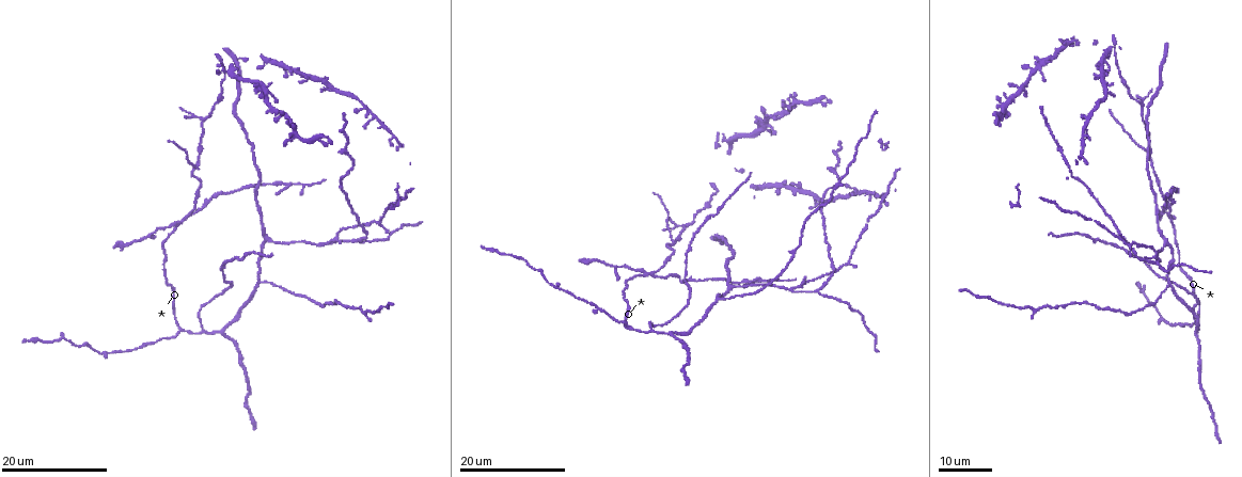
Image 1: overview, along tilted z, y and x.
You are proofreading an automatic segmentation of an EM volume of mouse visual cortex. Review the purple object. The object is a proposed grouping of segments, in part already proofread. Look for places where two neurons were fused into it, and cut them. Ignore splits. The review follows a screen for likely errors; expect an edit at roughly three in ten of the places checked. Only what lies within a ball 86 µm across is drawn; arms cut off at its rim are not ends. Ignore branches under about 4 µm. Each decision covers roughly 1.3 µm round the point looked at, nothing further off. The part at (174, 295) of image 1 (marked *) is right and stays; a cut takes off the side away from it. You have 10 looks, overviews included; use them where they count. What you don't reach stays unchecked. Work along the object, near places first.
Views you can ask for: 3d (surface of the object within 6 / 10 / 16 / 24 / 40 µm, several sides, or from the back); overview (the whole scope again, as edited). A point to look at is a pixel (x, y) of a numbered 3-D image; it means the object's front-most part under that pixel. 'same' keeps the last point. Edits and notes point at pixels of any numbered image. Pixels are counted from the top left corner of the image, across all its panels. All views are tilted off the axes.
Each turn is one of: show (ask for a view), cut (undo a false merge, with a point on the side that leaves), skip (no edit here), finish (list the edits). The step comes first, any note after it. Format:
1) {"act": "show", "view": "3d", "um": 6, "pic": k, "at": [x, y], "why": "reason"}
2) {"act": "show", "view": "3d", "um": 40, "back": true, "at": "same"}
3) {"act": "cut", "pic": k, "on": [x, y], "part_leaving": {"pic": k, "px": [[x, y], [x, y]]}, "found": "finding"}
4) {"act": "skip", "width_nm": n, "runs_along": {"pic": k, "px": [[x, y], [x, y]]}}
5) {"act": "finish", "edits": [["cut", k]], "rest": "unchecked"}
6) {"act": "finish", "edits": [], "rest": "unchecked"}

{"act": "show", "view": "3d", "um": 16, "pic": 1, "at": [179, 222], "why": "three arms meet"}

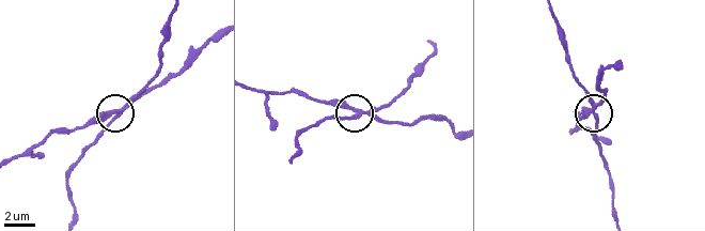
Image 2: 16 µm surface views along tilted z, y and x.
{"act": "show", "view": "3d", "um": 10, "pic": 2, "at": [357, 113]}

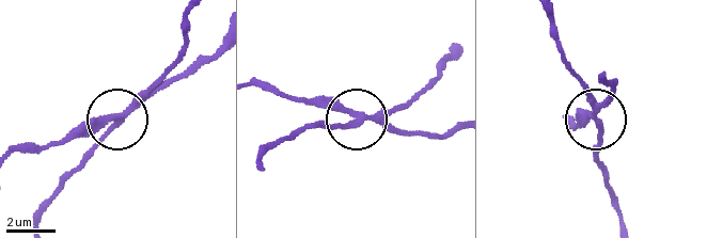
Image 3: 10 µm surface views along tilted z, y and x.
{"act": "show", "view": "3d", "um": 6, "pic": 3, "at": [356, 118]}

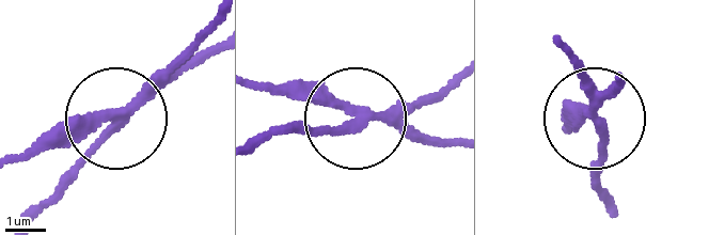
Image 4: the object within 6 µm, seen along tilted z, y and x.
{"act": "cut", "pic": 4, "on": [84, 128], "arms": 3, "part_leaving": {"pic": 4, "px": [[139, 100], [210, 59]]}, "found": "a second neuron is stuck on"}

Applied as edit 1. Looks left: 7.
{"act": "show", "view": "overview"}

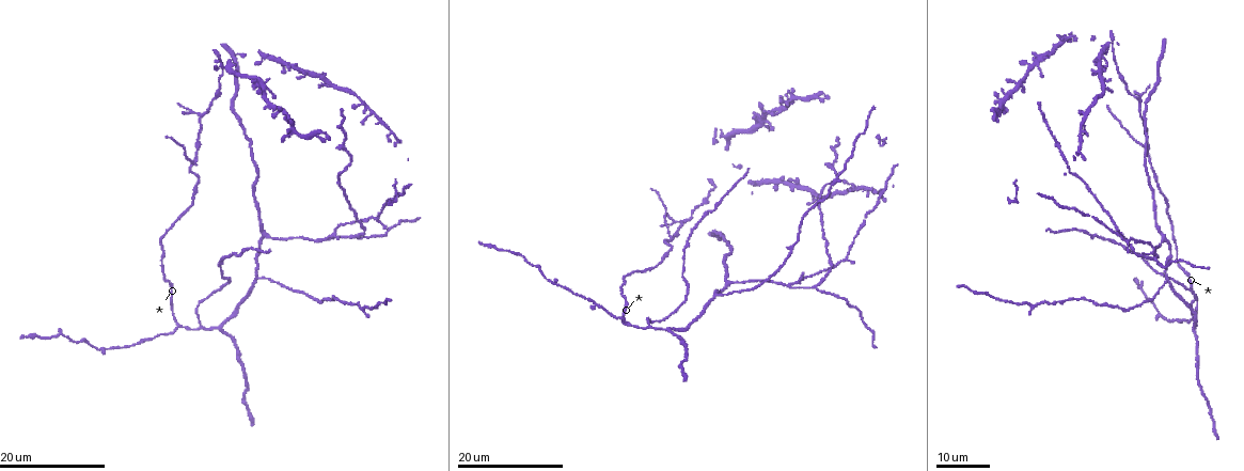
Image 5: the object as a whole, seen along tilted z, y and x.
{"act": "show", "view": "3d", "um": 24, "pic": 5, "at": [258, 276], "why": "three-way junction"}

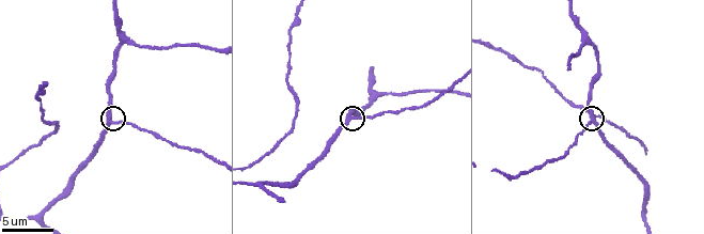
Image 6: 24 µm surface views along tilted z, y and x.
{"act": "show", "view": "3d", "um": 10, "pic": 6, "at": [109, 119]}

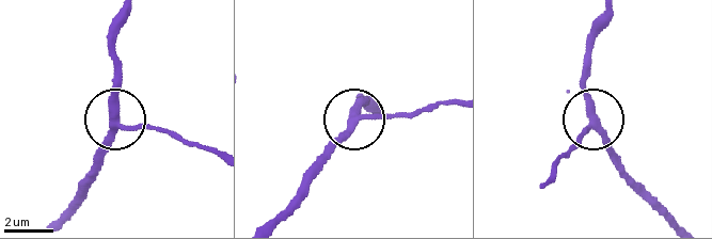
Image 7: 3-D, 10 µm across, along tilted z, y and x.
{"act": "skip", "arms": 3, "runs_along": {"pic": 7, "px": [[275, 220], [356, 118], [414, 115]]}, "found": "one neuron here"}

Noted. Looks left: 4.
{"act": "show", "view": "3d", "um": 24, "pic": 5, "at": [201, 112], "why": "arms part here"}

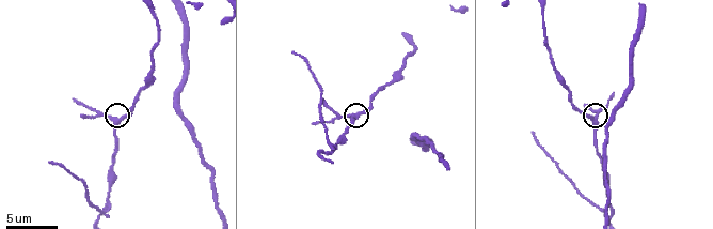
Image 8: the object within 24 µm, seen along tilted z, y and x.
{"act": "show", "view": "3d", "um": 6, "pic": 8, "at": [358, 114], "why": "zoom in"}

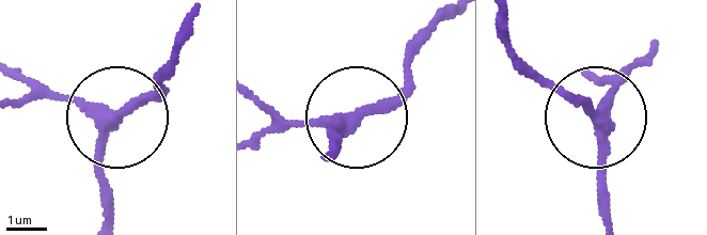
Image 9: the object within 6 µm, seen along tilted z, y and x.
{"act": "show", "view": "3d", "um": 6, "back": true, "pic": 9, "at": [112, 117]}

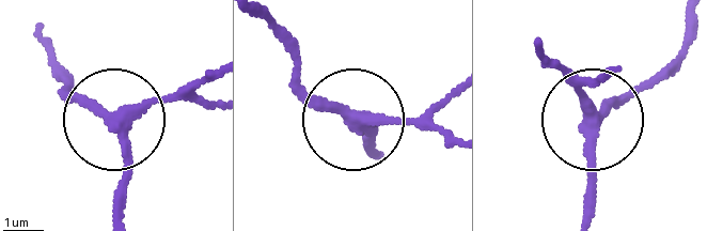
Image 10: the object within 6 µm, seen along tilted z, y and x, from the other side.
{"act": "skip", "width_nm": 270, "runs_along": {"pic": 10, "px": [[374, 149], [361, 113], [436, 124]]}, "found": "all the same neuron"}

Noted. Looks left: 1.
{"act": "show", "view": "3d", "um": 16, "pic": 6, "at": [377, 95], "why": "two arms at a narrow angle"}

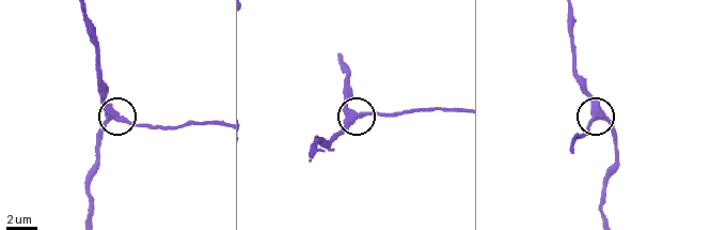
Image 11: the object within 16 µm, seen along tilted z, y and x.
{"act": "skip", "runs_along": {"pic": 11, "px": [[89, 217], [99, 132], [116, 114], [100, 93]]}, "found": "continuous, no second neuron"}

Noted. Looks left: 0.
{"act": "finish", "edits": [["cut", 4]], "rest": "unchecked"}

